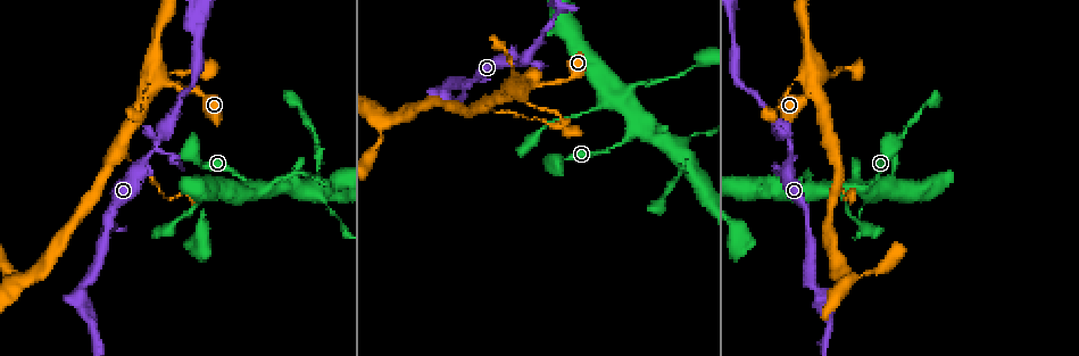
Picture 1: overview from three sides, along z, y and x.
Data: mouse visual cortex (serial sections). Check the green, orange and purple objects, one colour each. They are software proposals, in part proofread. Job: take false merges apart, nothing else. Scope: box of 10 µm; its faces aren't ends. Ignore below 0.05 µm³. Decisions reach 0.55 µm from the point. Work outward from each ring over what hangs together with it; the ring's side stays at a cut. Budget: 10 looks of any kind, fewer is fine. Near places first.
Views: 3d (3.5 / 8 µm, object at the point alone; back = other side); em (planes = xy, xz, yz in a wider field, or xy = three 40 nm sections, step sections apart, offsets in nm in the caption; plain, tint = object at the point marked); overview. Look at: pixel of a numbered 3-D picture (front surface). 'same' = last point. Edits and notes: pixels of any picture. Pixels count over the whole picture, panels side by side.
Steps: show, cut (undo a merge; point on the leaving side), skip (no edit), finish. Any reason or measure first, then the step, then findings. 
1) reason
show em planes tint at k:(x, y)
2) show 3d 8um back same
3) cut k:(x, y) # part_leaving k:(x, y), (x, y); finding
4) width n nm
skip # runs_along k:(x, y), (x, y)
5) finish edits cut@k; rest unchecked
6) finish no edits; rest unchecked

show 3d 3.5um at 1:(810, 82)

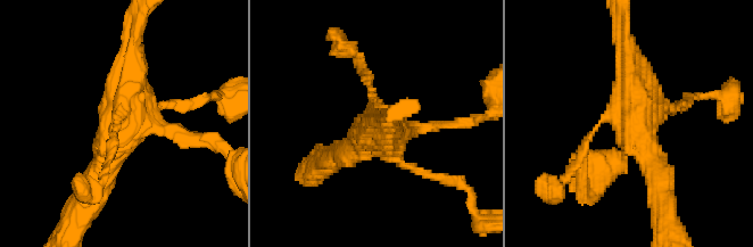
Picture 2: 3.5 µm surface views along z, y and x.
need the tissue
show em xy step 3 plain at 2:(137, 126)

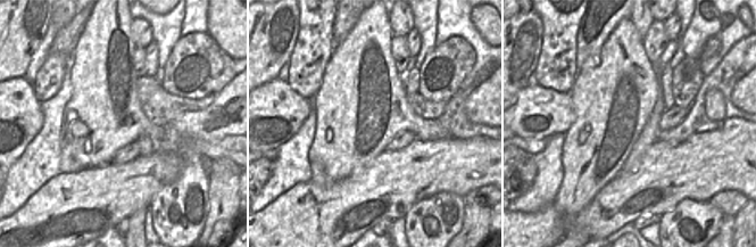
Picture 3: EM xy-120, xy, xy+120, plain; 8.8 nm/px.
with the object marked
show em xy step 3 tint same

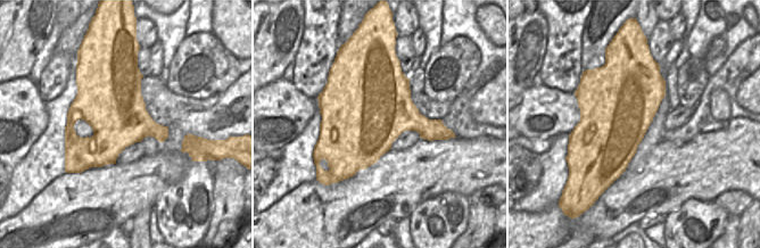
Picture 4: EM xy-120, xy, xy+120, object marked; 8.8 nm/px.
skip # runs_along 2:(213, 141), (135, 124), (94, 183); continuous, no second cell

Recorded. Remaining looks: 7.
show 3d 3.5um at 1:(145, 162)

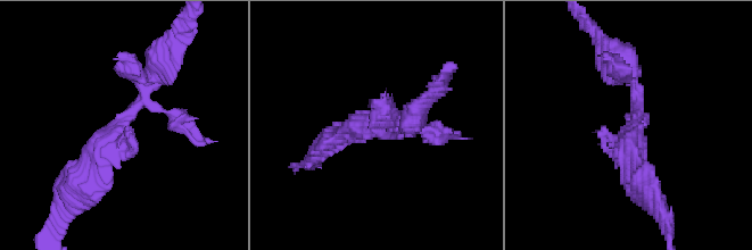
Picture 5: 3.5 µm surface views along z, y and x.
now the EM
show em xy step 5 tint at 5:(635, 127)

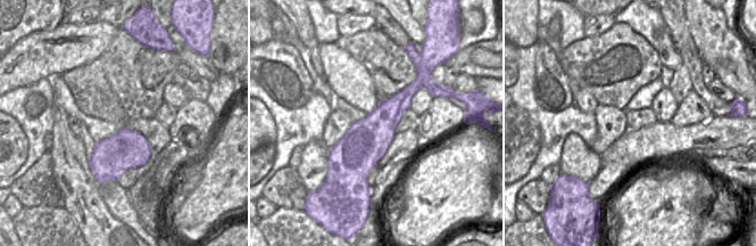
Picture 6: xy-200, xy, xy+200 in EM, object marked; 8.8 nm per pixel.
skip # runs_along 6:(418, 81), (364, 144), (363, 180); one cell here

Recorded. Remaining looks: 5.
calibre changes
show 3d 3.5um at 1:(189, 90)

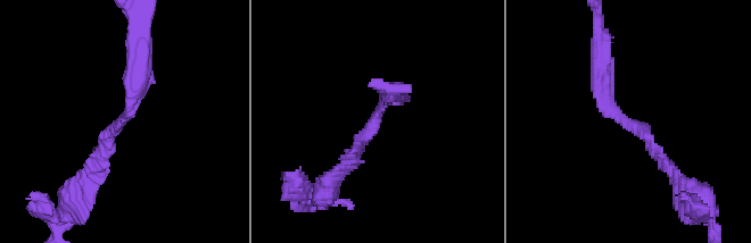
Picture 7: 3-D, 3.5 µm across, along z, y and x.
need the tissue
show em xy step 2 tint at 7:(125, 120)

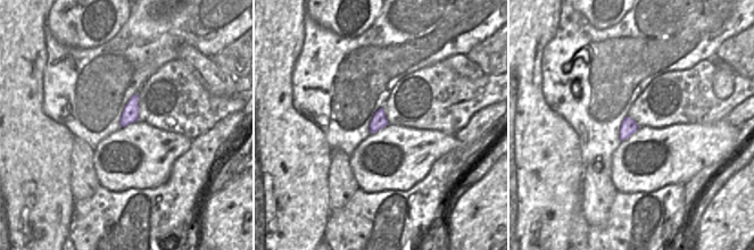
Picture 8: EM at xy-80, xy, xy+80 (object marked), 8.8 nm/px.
show em xy step 1 tint same

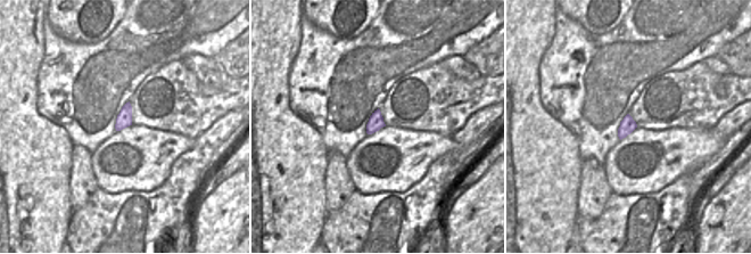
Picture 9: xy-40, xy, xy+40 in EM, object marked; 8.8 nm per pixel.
arm_widths 150, 300 nm
skip # runs_along 7:(667, 167), (607, 105), (601, 48); continuous, no second cell

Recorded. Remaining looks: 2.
calibre changes
show 3d 3.5um at 1:(470, 83)

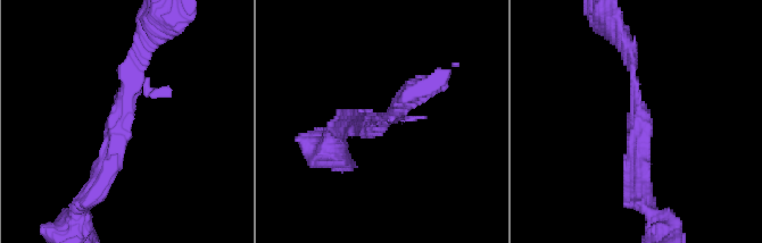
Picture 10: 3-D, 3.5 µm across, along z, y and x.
arm_widths 150, 250 nm
show em xy step 2 tint at 10:(637, 110)

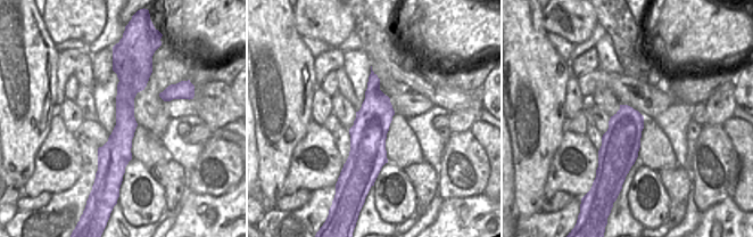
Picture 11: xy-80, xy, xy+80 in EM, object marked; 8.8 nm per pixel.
skip # runs_along 11:(115, 59), (125, 70), (120, 178); continuous, no second cell

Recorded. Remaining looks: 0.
finish no edits; rest unchecked

